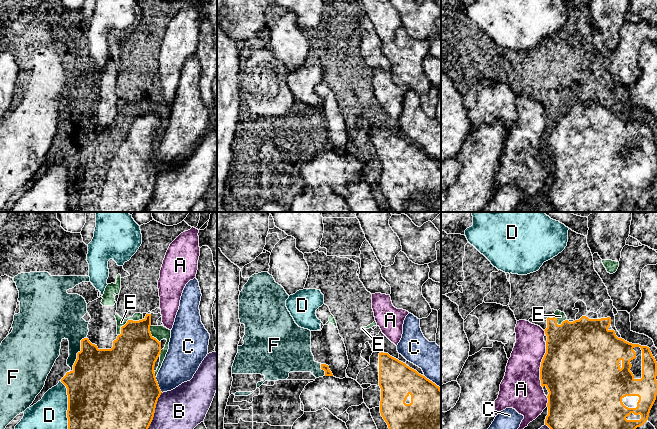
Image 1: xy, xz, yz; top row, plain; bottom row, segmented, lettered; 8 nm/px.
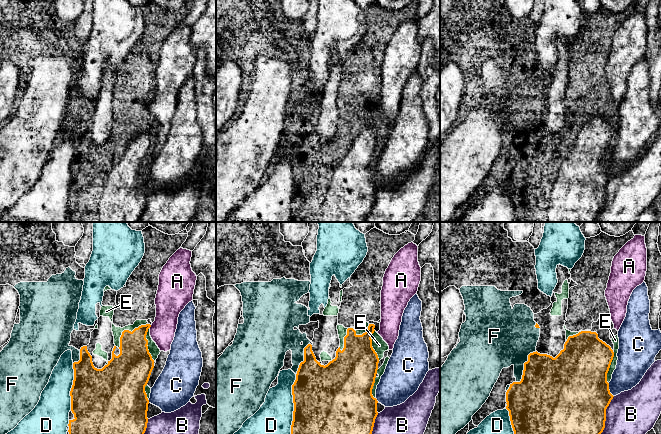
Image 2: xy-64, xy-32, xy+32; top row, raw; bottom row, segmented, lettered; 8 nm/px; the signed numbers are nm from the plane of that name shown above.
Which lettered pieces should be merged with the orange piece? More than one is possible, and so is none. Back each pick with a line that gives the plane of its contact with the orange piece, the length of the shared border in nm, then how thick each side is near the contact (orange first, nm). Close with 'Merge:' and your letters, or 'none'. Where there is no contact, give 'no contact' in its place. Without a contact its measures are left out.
Merge: none

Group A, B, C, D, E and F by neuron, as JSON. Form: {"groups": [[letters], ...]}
{"groups": [["A"], ["B"], ["C"], ["D"], ["E"], ["F"]]}

